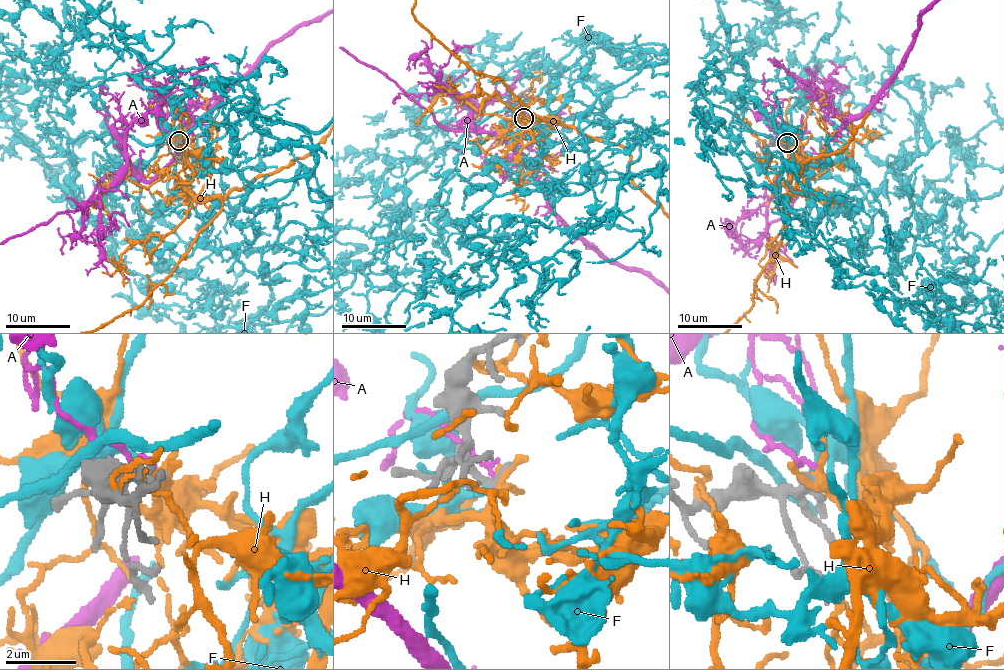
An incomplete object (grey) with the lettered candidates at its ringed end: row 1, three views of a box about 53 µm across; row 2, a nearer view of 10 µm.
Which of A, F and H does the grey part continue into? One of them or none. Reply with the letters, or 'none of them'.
F

